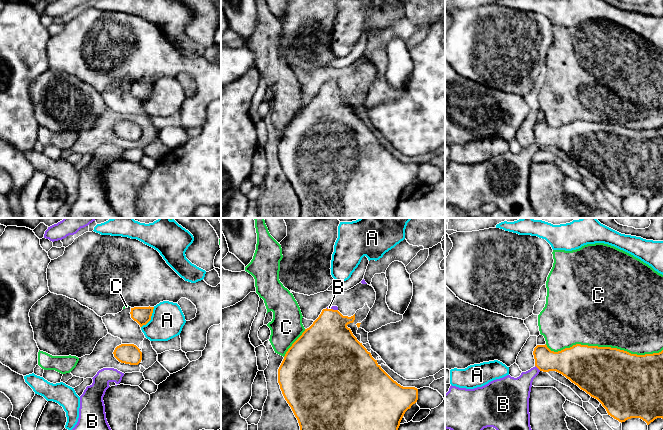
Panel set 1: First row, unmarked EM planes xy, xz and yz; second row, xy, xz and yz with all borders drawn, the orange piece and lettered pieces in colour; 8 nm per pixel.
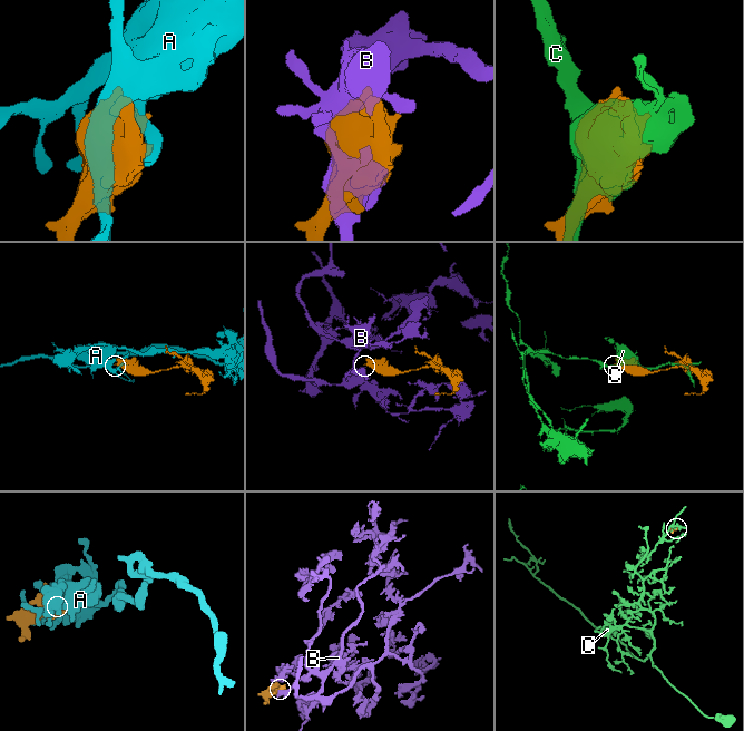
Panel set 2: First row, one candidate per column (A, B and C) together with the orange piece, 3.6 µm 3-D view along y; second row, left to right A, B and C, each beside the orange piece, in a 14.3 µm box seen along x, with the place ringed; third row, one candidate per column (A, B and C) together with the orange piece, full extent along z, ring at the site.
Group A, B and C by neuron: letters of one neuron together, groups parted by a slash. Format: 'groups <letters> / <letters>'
groups A / B / C

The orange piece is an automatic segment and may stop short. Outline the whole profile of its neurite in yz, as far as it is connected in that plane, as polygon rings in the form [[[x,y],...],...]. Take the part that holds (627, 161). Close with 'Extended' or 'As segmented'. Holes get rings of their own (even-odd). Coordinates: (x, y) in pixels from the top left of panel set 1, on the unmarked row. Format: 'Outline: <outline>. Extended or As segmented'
Outline: [[[576,120],[561,127],[551,127],[547,121],[537,121],[533,127],[535,142],[522,148],[517,154],[507,151],[474,165],[450,162],[445,170],[445,204],[468,214],[481,209],[484,204],[493,203],[512,218],[538,218],[530,202],[529,174],[533,155],[540,147],[556,147],[577,161],[591,173],[597,175],[608,191],[625,198],[631,194],[640,194],[649,201],[657,194],[663,195],[663,126],[659,129],[637,131],[611,123],[598,123]]]. Extended

